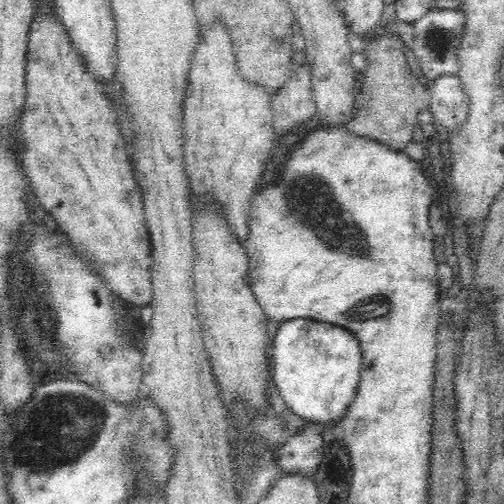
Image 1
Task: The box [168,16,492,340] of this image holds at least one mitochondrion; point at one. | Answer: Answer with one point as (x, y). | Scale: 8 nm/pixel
(312, 201)

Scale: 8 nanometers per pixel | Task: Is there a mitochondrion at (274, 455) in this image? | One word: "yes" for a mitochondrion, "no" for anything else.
no

